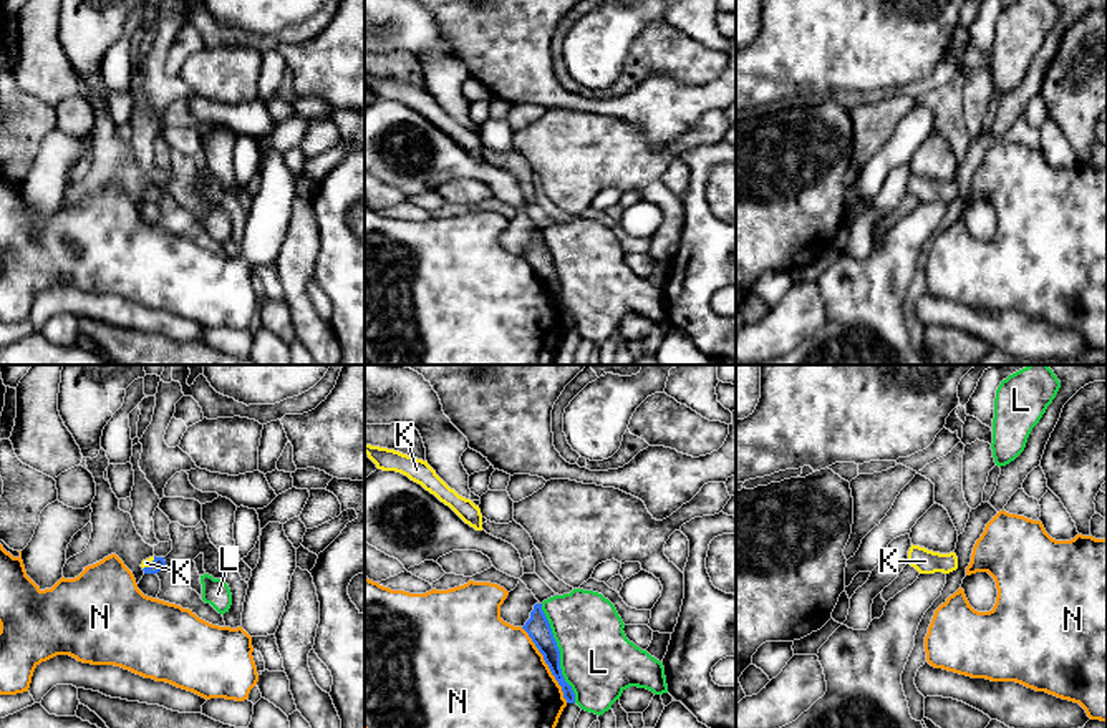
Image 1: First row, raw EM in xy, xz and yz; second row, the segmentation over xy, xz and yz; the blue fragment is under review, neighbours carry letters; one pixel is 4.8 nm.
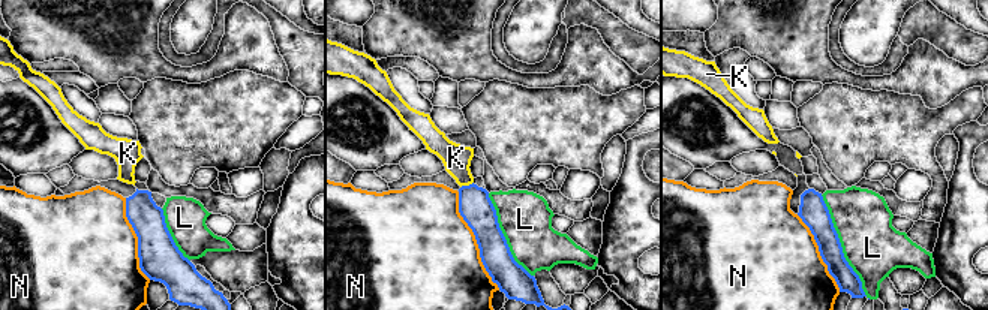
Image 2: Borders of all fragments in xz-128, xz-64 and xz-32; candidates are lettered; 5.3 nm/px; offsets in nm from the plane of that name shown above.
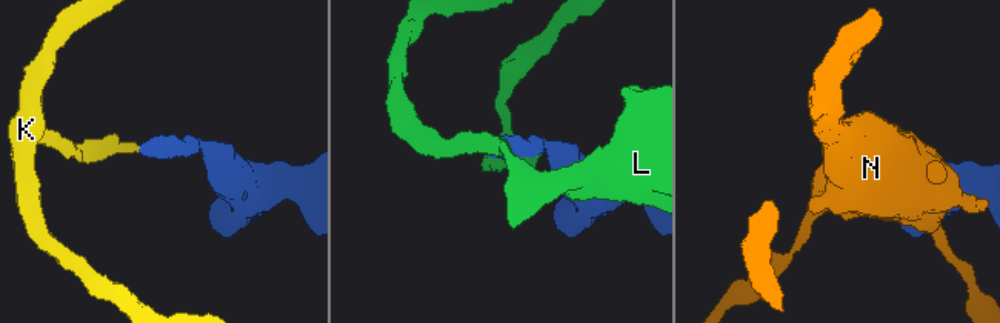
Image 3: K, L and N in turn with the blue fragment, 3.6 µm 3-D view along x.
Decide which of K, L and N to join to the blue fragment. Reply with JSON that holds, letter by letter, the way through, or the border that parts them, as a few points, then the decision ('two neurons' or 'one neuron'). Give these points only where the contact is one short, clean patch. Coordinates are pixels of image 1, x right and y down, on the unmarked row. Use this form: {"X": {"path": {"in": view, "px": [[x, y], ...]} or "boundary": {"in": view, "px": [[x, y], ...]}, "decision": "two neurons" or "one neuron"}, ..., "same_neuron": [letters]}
{"K": {"path": {"in": "xy", "px": [[158, 191], [151, 193], [146, 191]]}, "decision": "one neuron"}, "L": {"decision": "two neurons"}, "N": {"decision": "two neurons"}, "same_neuron": ["K"]}

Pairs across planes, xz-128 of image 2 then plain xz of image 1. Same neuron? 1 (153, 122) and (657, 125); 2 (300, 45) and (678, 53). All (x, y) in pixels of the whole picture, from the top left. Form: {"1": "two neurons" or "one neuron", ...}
{"1": "two neurons", "2": "one neuron"}

